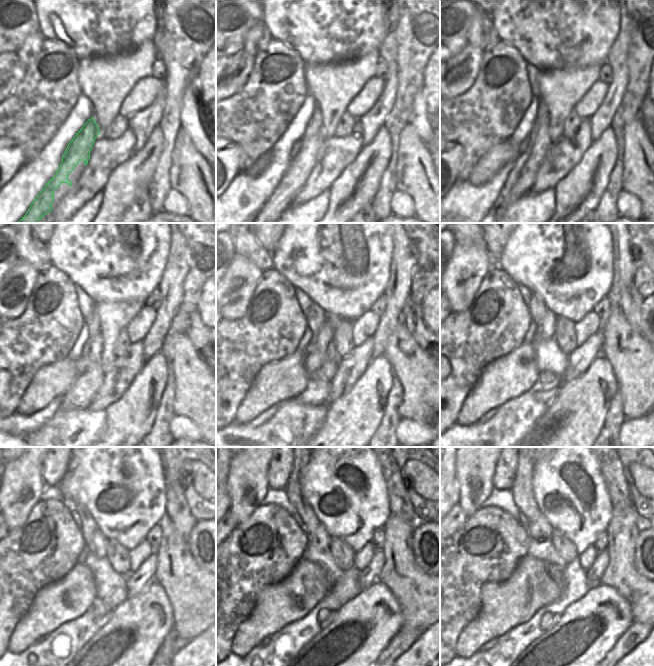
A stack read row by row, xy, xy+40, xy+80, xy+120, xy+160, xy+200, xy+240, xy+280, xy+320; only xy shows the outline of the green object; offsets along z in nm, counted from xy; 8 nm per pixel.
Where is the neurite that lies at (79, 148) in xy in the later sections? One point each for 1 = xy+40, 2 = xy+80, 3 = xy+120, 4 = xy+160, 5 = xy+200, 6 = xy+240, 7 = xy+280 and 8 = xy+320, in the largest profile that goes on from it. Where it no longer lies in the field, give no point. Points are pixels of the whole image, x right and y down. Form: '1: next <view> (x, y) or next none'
1: next xy+40 (313, 130)
2: next xy+80 (542, 113)
3: next xy+120 (93, 323)
4: next xy+160 (316, 318)
5: next xy+200 (538, 310)
6: next xy+240 (89, 527)
7: next xy+280 (294, 487)
8: next xy+320 (522, 493)

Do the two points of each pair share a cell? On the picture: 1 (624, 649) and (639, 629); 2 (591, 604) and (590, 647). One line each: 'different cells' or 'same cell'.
1: same cell
2: same cell

